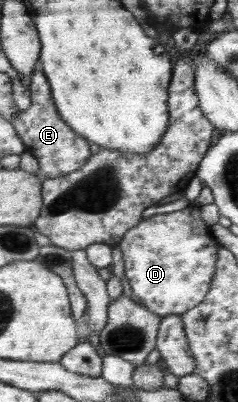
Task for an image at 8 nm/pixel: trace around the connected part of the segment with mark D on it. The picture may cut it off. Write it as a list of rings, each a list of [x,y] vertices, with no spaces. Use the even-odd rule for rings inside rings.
[[[192,205],[167,214],[155,214],[142,220],[124,235],[118,247],[123,253],[124,273],[130,282],[132,293],[145,309],[161,318],[184,314],[204,302],[209,294],[214,279],[214,268],[221,251],[221,246],[213,237],[212,227],[207,226],[200,215],[200,207]]]

